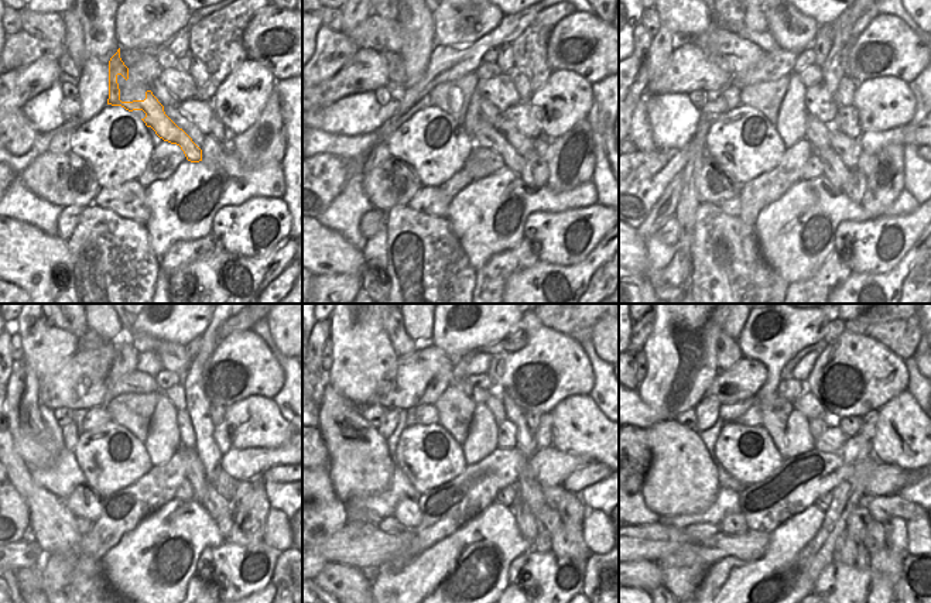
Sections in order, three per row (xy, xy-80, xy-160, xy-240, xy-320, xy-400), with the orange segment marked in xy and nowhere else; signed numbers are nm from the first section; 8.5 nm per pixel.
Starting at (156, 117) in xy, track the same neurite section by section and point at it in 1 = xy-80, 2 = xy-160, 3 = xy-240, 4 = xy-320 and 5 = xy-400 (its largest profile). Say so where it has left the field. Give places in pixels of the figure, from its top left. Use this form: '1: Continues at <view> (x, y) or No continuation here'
1: Continues at xy-80 (488, 136)
2: Continues at xy-160 (835, 171)
3: Continues at xy-240 (215, 504)
4: Continues at xy-320 (547, 518)
5: Continues at xy-400 (875, 538)

